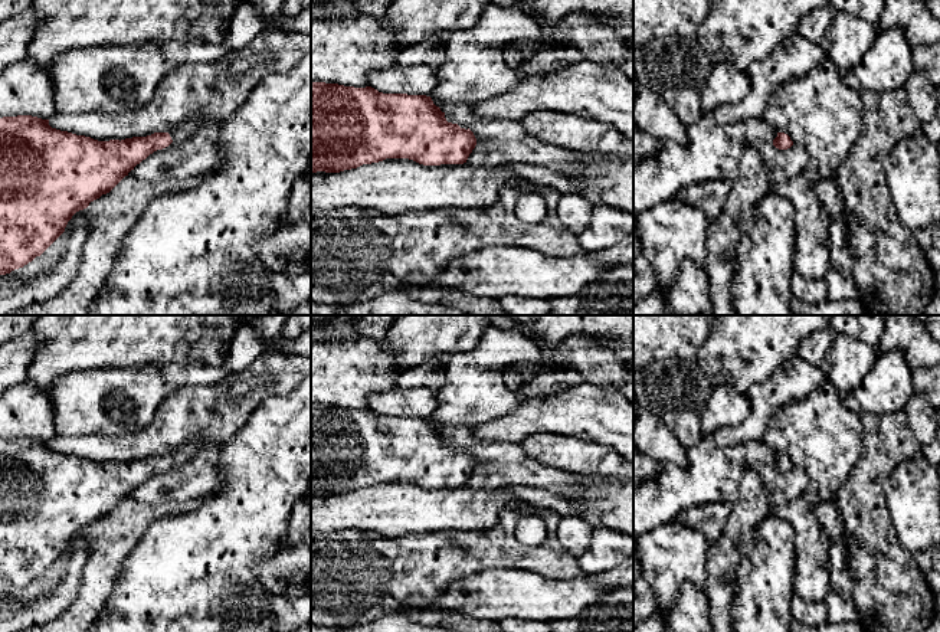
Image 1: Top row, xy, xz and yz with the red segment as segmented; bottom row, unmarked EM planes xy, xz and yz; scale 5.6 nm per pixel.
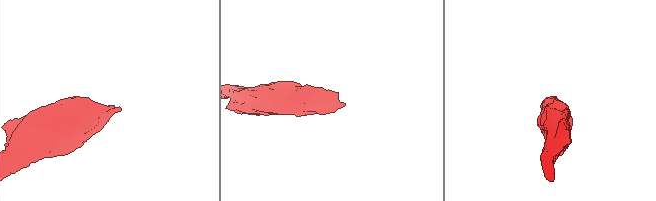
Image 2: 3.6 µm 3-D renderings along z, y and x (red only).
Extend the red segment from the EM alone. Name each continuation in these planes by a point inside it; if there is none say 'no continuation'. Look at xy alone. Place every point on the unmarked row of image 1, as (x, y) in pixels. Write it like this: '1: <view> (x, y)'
1: xy (183, 454)

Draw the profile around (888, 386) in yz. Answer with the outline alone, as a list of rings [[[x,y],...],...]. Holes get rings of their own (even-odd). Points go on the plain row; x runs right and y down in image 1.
[[[890,350],[877,354],[871,371],[844,399],[848,409],[858,415],[887,415],[904,410],[913,394],[913,369],[903,351]]]

